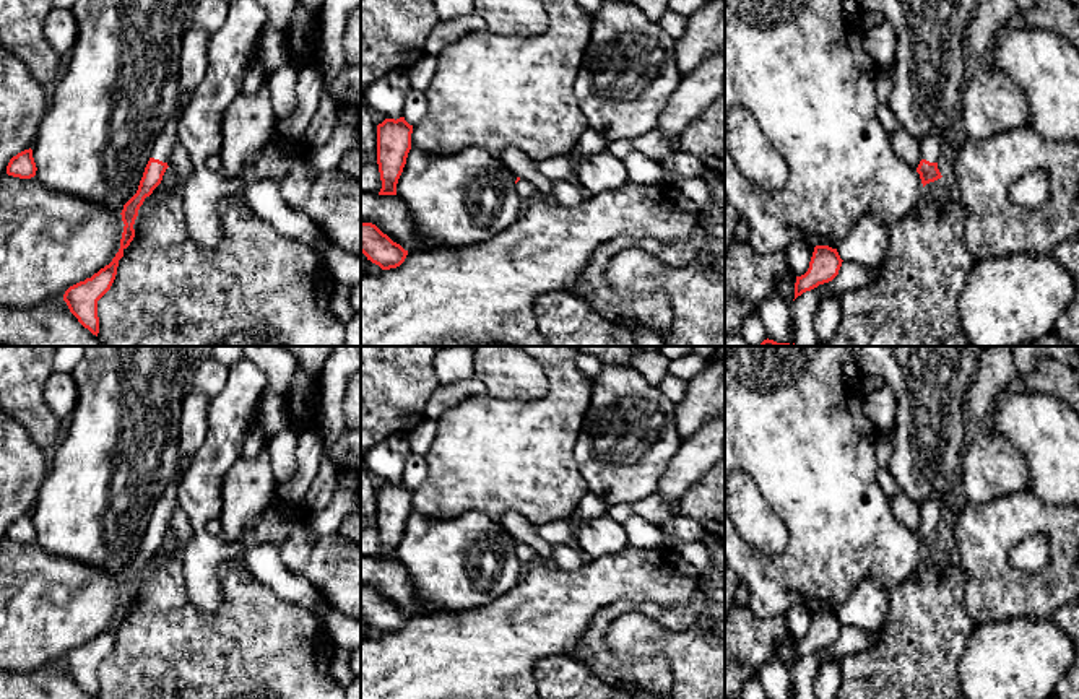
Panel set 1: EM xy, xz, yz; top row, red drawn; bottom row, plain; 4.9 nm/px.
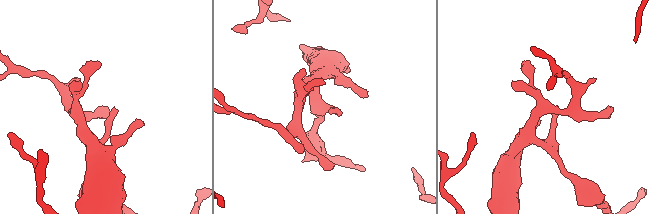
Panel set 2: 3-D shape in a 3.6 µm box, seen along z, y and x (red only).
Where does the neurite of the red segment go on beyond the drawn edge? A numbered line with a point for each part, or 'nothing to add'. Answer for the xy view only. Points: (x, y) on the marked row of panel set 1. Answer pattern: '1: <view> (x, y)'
1: xy (168, 138)

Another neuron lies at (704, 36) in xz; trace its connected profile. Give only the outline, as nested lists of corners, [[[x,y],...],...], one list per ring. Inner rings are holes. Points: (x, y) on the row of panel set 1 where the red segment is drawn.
[[[705,0],[689,16],[684,34],[674,41],[681,75],[694,72],[705,59],[725,47],[725,0]]]

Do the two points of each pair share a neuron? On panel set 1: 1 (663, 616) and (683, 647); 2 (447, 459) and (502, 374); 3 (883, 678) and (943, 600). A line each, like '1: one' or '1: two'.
1: two
2: two
3: one

